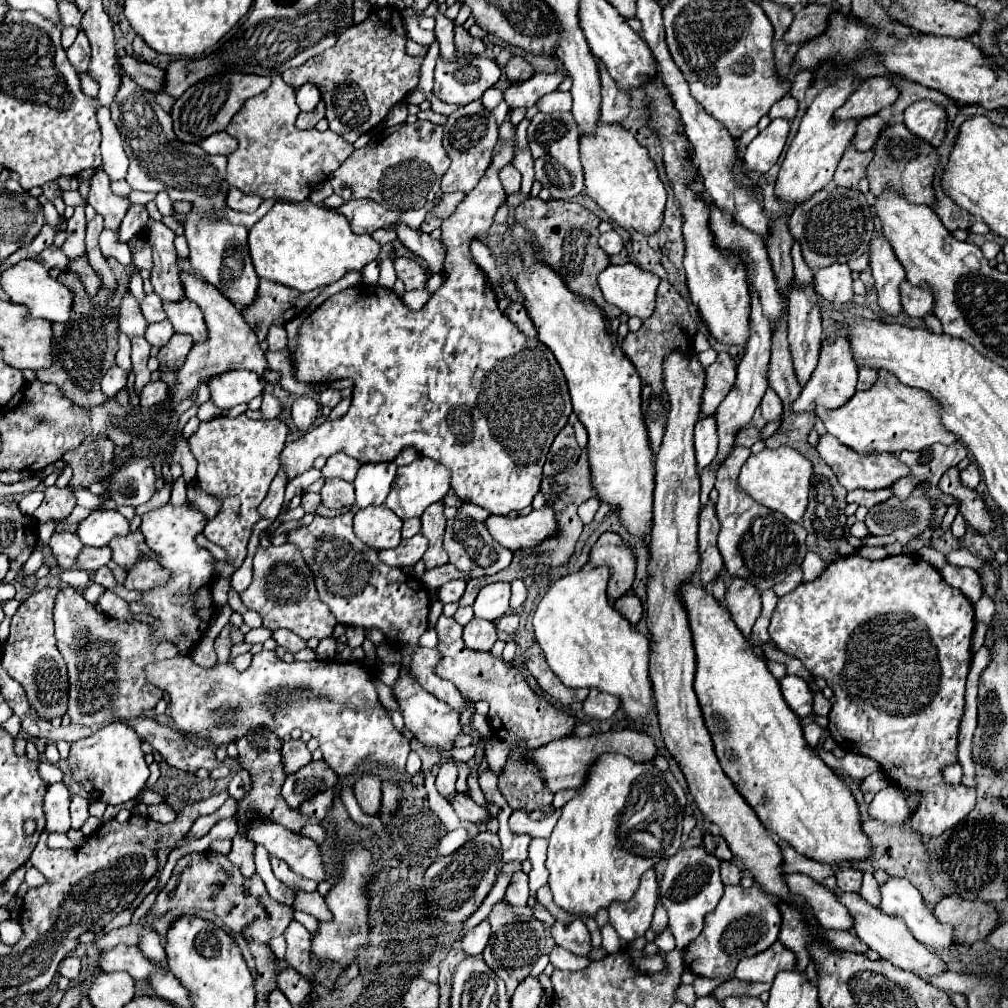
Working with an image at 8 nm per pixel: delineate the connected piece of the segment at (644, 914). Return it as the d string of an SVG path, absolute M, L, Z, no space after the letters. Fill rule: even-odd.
M649 869L647 873L643 873L643 881L639 883L639 889L635 891L635 897L631 897L631 901L623 903L613 901L607 909L609 921L615 927L617 935L627 943L645 935L653 919L655 903L657 903L655 871Z

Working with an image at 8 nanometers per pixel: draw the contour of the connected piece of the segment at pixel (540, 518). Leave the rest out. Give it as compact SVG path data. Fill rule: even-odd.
M541 507L531 515L519 515L515 519L503 515L489 515L485 519L487 531L495 541L511 551L519 551L531 545L541 543L543 539L551 537L557 529L557 521L551 507Z

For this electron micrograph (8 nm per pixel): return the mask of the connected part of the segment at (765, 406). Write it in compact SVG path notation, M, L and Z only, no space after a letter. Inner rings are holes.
M767 389L767 393L763 395L761 411L763 411L763 417L767 421L775 421L775 419L779 419L783 415L783 405L781 405L777 393L773 393L771 389Z

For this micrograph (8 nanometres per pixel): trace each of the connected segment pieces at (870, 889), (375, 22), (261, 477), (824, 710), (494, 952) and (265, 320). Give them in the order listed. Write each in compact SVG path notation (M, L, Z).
M863 873L863 885L861 885L861 891L859 891L859 895L863 897L863 899L867 899L871 905L875 905L875 907L879 907L879 883L875 881L875 877L873 877L873 873Z
M375 7L363 23L347 27L331 49L281 73L283 81L293 87L303 83L319 85L327 105L329 129L347 143L355 143L361 135L379 125L393 105L403 101L403 97L417 87L421 57L407 55L407 31L401 17L397 7Z
M239 415L235 419L229 417L215 417L199 425L197 433L189 439L191 453L195 455L197 467L197 483L199 487L221 499L221 511L215 519L211 519L203 535L225 549L227 563L235 569L243 565L247 555L247 541L251 535L253 523L259 521L257 507L269 491L273 477L279 471L279 453L285 447L287 425L281 419L265 421L265 419L249 419Z
M817 691L817 693L815 693L815 715L827 717L829 711L831 711L831 701L825 699L821 691Z
M499 901L491 909L487 921L491 923L491 941L487 943L487 949L481 955L483 955L485 963L505 981L505 985L507 985L507 997L511 999L513 991L517 989L517 985L529 975L529 971L533 969L533 965L537 963L537 959L545 951L545 943L547 943L545 927L535 917L523 919L523 917L515 915L505 901Z
M269 281L259 283L257 299L251 307L243 311L245 321L255 331L257 339L263 343L267 339L267 331L271 325L285 327L291 319L301 315L305 307L321 295L323 289L315 289L311 293L299 293L297 289L285 285L275 285Z

